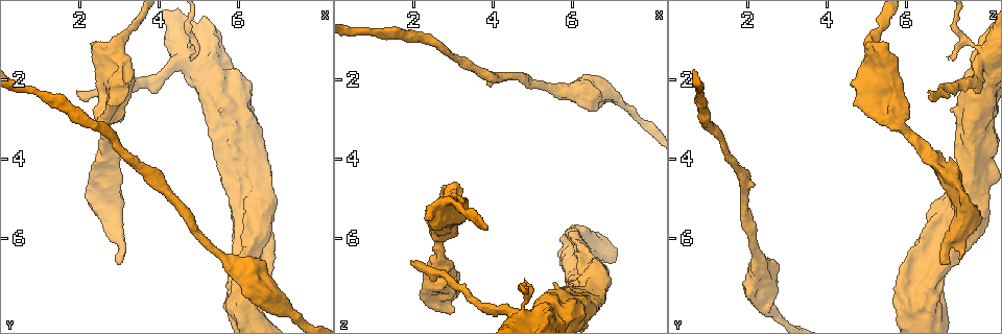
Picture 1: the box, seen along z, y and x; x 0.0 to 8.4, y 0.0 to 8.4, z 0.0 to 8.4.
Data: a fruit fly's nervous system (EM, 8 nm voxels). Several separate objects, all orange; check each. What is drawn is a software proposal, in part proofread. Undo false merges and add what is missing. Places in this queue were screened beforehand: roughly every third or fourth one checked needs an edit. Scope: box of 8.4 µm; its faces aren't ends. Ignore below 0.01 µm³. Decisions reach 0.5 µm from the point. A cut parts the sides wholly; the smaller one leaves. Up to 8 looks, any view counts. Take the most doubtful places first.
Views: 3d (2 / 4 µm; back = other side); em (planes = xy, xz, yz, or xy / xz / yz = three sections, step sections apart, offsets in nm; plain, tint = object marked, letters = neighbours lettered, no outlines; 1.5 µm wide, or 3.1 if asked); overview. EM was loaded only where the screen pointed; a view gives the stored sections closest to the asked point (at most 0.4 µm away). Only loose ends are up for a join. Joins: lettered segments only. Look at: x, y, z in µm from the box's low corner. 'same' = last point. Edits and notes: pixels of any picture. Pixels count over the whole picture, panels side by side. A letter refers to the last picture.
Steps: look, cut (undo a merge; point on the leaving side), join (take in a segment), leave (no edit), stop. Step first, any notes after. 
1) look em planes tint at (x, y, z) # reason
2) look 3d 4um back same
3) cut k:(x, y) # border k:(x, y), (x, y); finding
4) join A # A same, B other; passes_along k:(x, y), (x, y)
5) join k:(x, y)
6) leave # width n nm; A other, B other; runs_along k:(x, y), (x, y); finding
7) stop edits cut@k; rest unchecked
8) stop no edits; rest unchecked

look 3d 2um at (1.95, 2.25, 6.55) # an open end

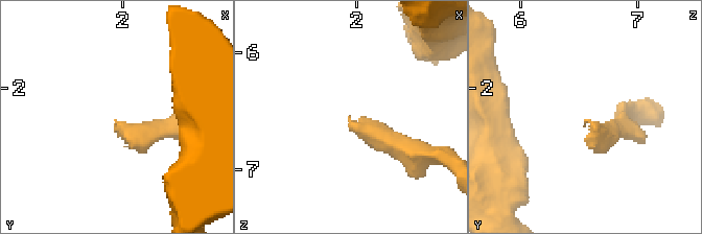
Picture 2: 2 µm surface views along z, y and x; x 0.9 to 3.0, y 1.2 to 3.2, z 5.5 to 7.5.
look em planes plain at (1.96, 2.28, 6.56) # now the EM

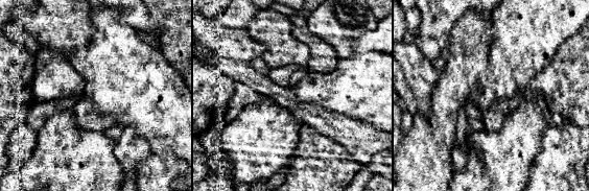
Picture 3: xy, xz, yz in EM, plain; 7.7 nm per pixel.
look em planes letters same

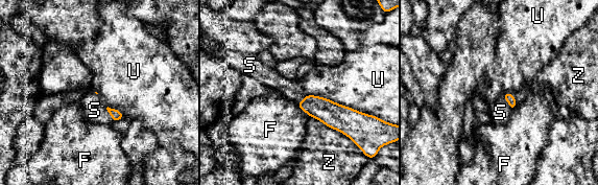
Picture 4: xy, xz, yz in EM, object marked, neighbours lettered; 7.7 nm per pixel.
join S # F other, S same, U other, Z other; passes_along 4:(116, 114), (110, 114), (94, 110); the cell continues

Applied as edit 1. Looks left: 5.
look em planes letters at (3.05, 6.55, 7.30) # free end

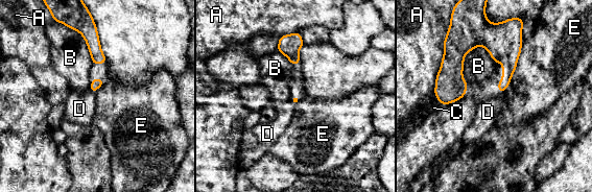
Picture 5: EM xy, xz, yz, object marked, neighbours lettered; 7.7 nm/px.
leave # longest_contact A 380 nm; A other, B other, C other, D other, E other; none of them fits

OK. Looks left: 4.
look 3d 4um back at (2.35, 1.15, 5.15) # stops while still wide

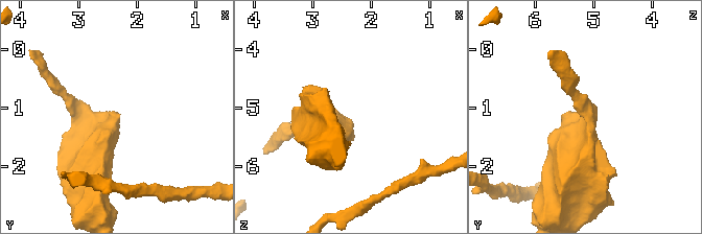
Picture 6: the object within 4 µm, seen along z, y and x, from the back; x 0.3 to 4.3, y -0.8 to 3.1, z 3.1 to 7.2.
look em planes tint at (2.35, 1.15, 5.20) # need the tissue

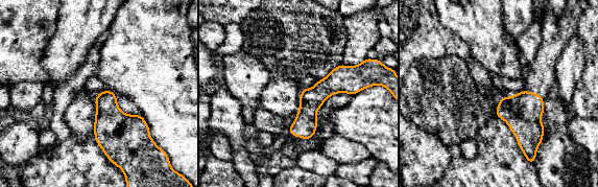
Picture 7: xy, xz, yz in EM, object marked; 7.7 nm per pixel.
look em planes letters same # what lies round it

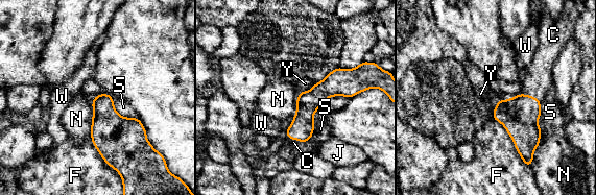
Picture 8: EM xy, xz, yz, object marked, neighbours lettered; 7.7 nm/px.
join C # longest_contact F 480 nm; C same, F other, J other, N other, S other, W other, Y other; passes_along 8:(519, 115), (531, 96), (539, 71); it goes on there

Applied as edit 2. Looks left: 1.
stop edits join@4, join@8; rest unchecked

